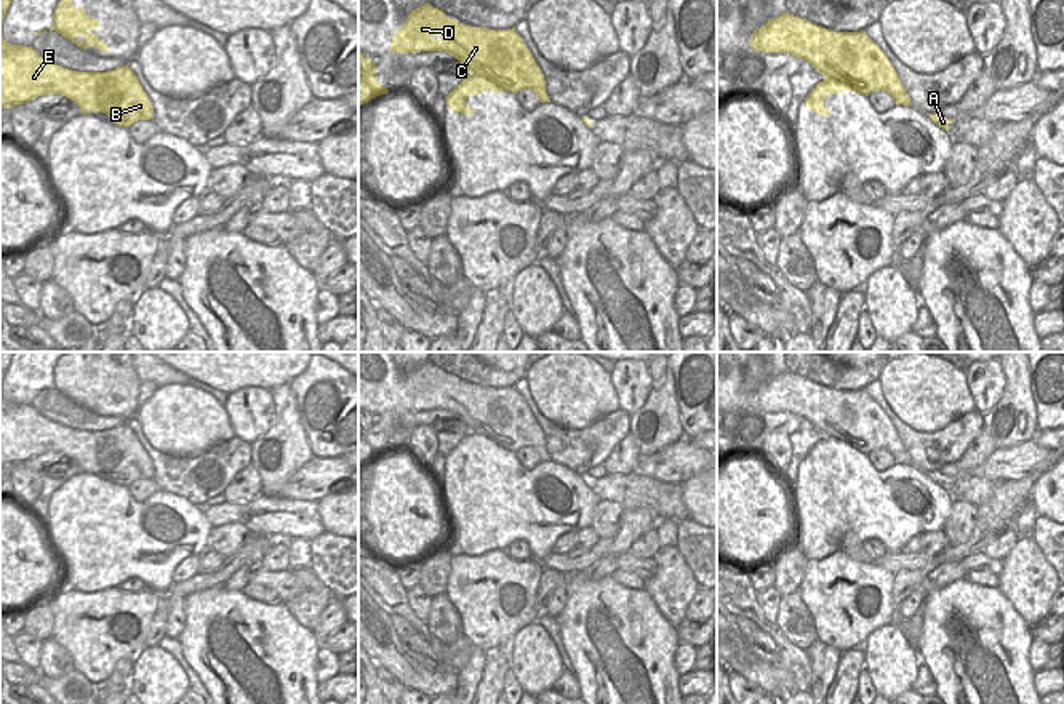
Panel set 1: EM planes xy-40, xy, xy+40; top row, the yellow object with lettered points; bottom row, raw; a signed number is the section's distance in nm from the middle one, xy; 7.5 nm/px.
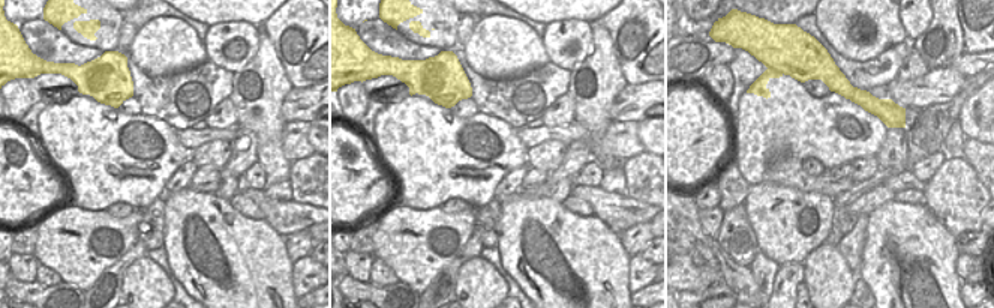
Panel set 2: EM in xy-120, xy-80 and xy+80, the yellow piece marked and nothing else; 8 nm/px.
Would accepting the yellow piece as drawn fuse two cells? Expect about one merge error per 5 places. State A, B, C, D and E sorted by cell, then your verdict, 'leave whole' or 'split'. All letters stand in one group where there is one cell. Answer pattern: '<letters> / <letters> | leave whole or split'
A B C D E | leave whole

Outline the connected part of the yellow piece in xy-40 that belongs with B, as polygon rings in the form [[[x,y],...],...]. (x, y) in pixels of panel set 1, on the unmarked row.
[[[0,390],[0,467],[10,467],[45,453],[62,453],[77,461],[83,474],[91,469],[102,470],[115,483],[125,486],[138,478],[154,477],[154,464],[128,424],[107,430],[69,429],[51,422],[32,405],[8,402]]]

